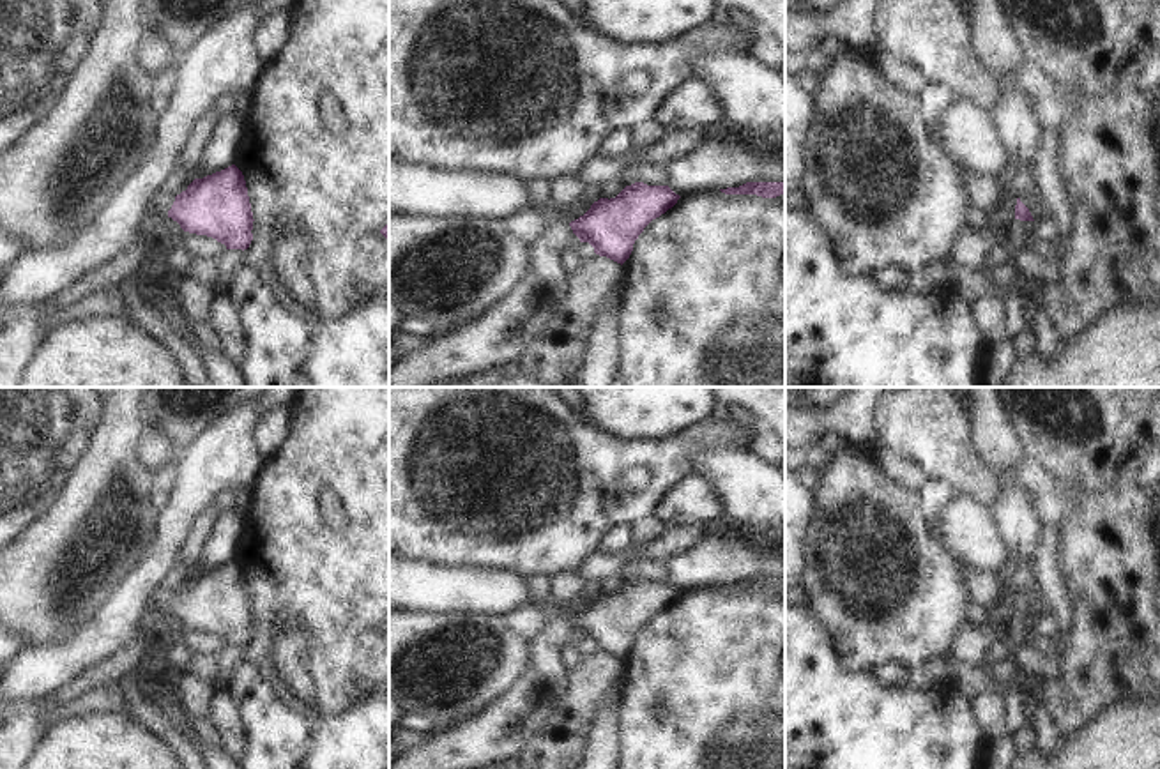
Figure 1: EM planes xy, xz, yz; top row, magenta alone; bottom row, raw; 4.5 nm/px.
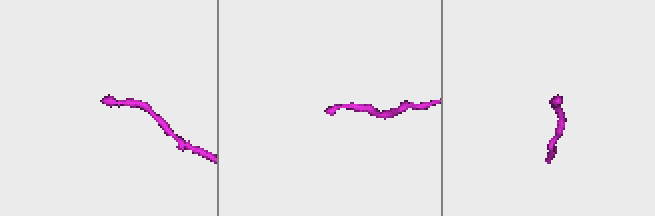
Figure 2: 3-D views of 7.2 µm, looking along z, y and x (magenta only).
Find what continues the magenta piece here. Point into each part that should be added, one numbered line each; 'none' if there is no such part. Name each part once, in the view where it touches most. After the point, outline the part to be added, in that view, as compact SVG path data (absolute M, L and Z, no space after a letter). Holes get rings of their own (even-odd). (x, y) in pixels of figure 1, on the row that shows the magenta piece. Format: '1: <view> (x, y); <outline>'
1: yz (1031, 200); M1036 191L1020 196L1020 202L1029 209L1033 219L1038 219L1045 212L1043 202Z

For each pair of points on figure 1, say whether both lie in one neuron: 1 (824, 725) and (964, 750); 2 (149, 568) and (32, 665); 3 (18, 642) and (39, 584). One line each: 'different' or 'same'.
1: same
2: same
3: different

